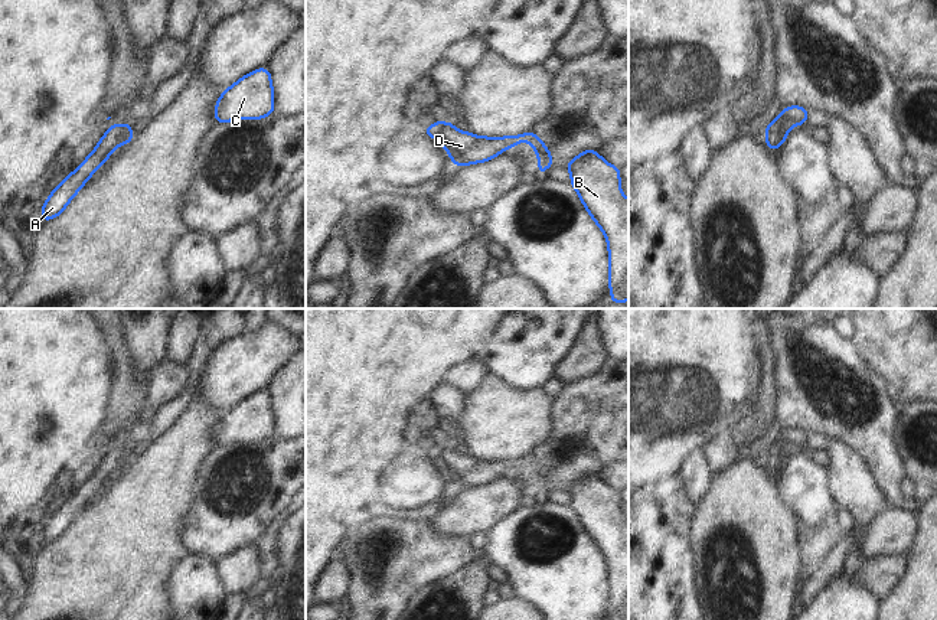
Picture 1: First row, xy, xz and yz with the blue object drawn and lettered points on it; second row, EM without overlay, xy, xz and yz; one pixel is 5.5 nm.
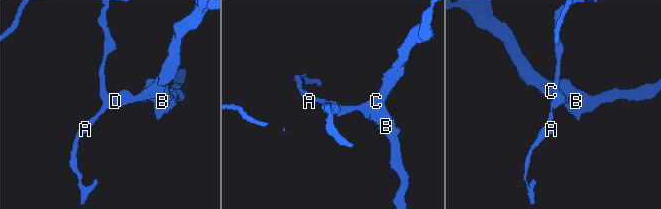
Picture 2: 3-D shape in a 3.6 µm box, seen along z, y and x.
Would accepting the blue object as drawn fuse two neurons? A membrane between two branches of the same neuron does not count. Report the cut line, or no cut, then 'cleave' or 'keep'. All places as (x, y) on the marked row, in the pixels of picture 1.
cut in xy along (121, 126), (117, 144); cleave

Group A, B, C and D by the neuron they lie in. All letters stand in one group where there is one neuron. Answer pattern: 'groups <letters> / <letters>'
groups A / B C D

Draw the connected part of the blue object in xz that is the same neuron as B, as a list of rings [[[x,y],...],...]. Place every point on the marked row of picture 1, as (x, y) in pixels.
[[[584,150],[565,169],[590,216],[608,244],[610,301],[629,300],[629,199],[620,187],[620,169],[597,151]]]

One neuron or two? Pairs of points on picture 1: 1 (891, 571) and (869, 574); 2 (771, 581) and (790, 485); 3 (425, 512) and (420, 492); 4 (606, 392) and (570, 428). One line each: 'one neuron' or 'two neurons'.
1: one neuron
2: two neurons
3: two neurons
4: one neuron

